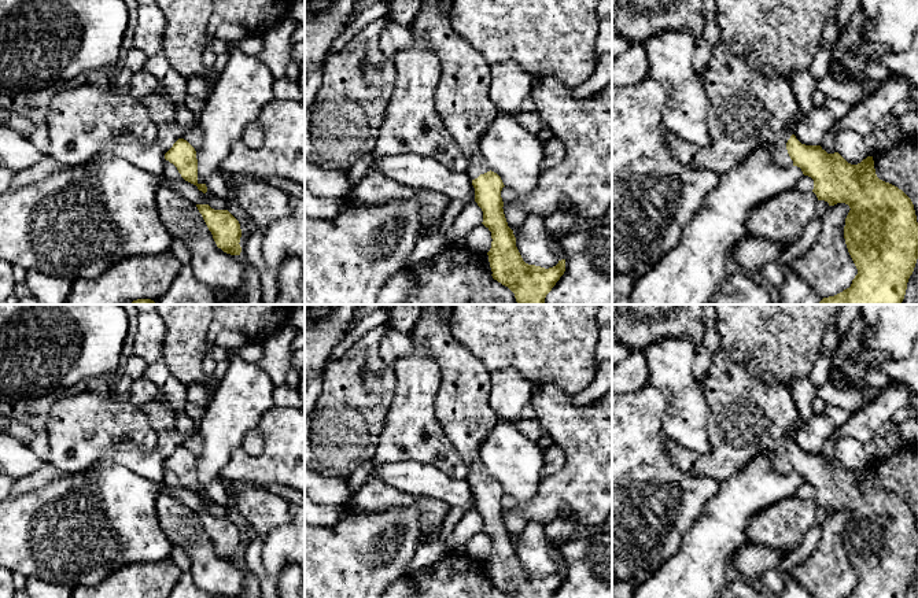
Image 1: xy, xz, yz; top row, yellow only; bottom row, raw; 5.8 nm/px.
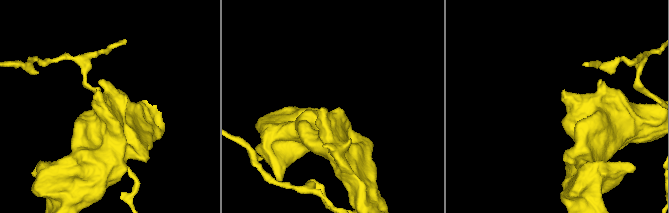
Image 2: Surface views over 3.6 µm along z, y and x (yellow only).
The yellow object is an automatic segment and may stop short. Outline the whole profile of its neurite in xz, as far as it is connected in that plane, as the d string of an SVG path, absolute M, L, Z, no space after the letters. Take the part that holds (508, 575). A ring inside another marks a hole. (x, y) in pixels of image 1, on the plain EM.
M425 304L420 318L409 333L413 346L423 346L431 351L440 372L440 387L435 399L435 413L447 438L468 468L467 481L475 495L475 509L483 518L483 532L491 539L491 555L487 560L493 586L510 598L552 598L565 579L565 566L545 576L523 568L513 538L504 521L501 498L505 494L501 484L491 479L480 458L482 443L499 421L489 405L491 373L451 332L453 304Z

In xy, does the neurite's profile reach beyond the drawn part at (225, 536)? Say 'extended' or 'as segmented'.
as segmented

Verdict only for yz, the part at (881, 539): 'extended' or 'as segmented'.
extended

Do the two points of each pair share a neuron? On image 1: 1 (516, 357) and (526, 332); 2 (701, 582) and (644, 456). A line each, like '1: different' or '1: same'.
1: same
2: different

